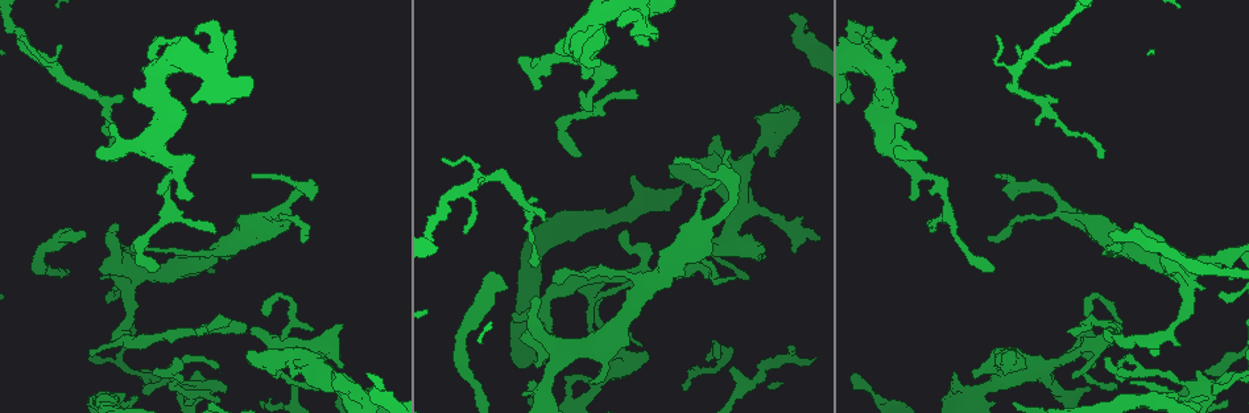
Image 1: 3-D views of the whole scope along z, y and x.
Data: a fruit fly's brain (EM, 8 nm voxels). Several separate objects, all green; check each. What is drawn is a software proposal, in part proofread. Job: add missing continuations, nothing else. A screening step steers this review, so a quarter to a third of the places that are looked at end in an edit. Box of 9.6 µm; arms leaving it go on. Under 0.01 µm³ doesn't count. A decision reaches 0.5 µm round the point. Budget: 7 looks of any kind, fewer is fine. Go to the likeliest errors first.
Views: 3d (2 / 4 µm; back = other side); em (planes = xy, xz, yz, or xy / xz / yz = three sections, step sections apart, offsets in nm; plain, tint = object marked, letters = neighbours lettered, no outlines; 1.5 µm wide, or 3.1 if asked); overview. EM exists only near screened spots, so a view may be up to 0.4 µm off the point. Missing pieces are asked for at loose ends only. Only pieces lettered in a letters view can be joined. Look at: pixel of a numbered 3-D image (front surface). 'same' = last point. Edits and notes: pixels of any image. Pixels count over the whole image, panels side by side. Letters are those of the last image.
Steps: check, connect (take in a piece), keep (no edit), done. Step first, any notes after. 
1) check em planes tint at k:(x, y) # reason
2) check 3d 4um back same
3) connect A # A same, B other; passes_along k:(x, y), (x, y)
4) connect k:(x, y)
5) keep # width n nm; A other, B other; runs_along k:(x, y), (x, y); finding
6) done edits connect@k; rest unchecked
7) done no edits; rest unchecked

check 3d 4um at 1:(974, 378) # branch stops here

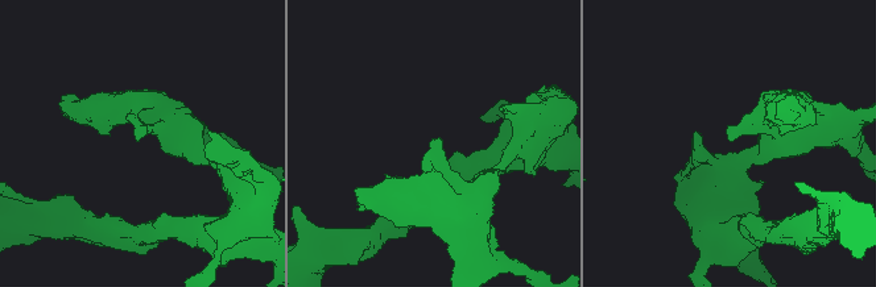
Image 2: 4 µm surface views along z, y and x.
check em yz step 8 letters at 2:(138, 141) # now the EM

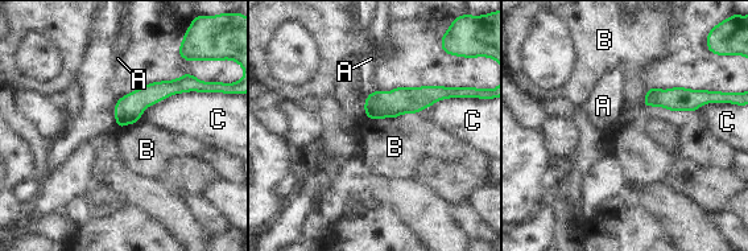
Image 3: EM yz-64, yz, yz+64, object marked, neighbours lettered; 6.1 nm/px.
keep # A other, B other, C other; no lettered piece goes on from it

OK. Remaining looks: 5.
check 3d 4um at 1:(1124, 231) # branch stops here

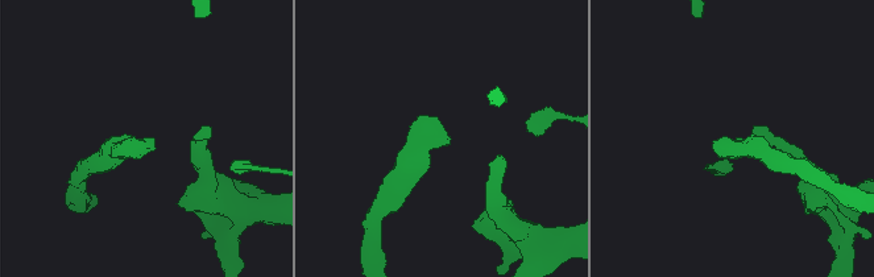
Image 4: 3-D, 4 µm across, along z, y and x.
check em planes tint at 4:(451, 138)

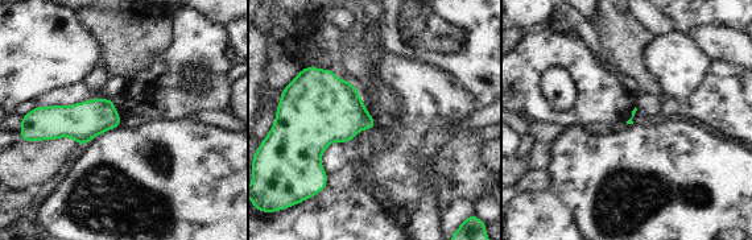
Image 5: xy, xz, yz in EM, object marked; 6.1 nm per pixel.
check em planes letters same # see the neighbours

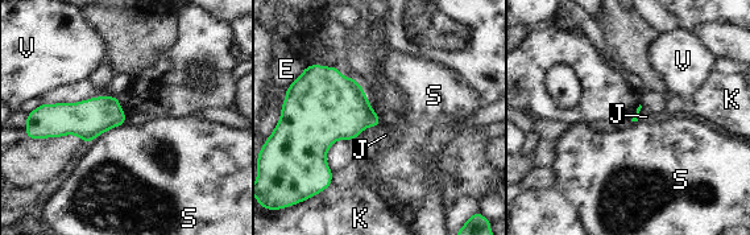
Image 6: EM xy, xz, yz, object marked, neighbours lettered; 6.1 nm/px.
keep # E other, J other, K other, S other, V other; border 6:(127, 120), (99, 134), (87, 143); none of them fits

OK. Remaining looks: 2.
check em xz step 8 letters at 1:(442, 160) # thin end

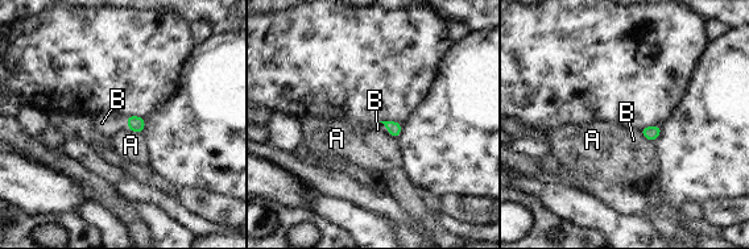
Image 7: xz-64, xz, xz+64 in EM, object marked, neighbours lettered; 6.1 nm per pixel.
connect B # longest_contact B 120 nm; A other, B same; passes_along 7:(394, 128), (387, 129), (377, 129); the cell continues

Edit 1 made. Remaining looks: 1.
done edits connect@7; rest unchecked

